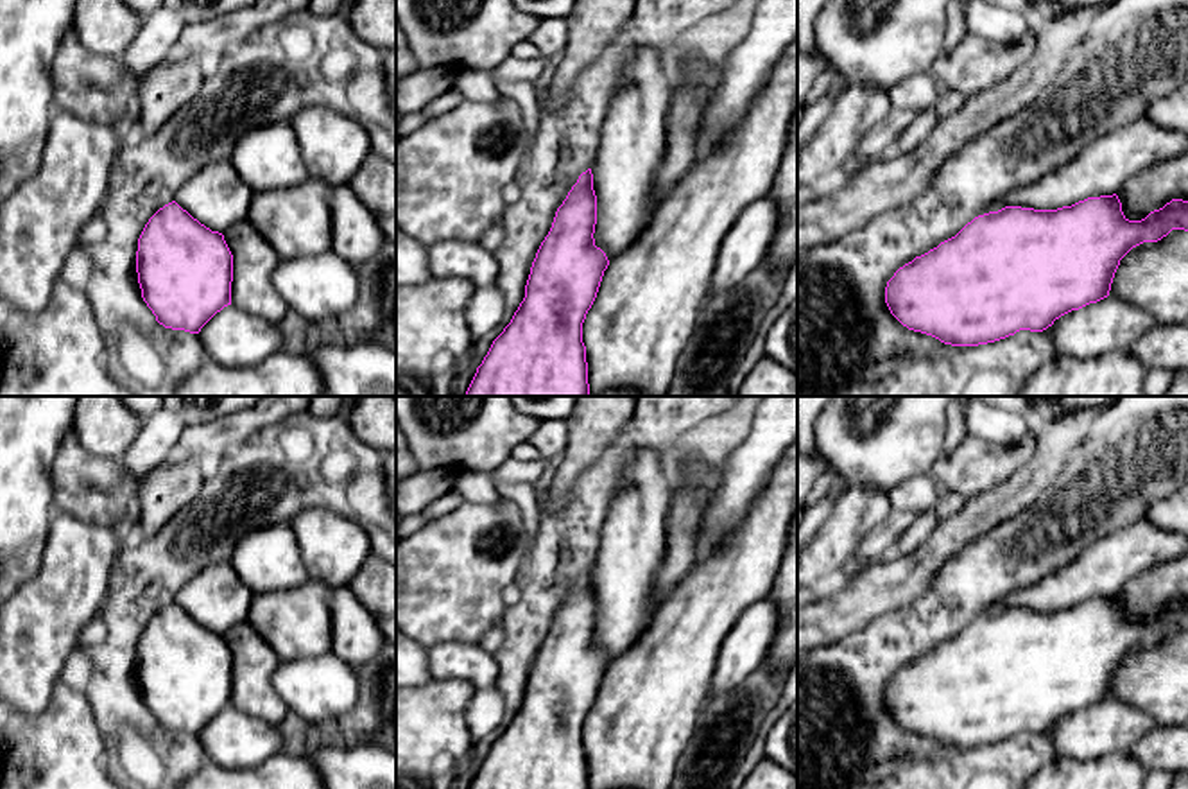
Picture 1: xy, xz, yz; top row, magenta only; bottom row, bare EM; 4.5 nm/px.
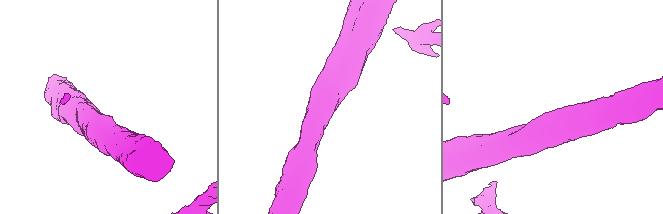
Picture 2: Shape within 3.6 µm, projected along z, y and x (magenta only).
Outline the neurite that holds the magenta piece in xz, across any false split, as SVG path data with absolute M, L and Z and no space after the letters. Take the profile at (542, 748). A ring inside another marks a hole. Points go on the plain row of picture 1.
M634 450L625 461L620 488L609 504L597 561L579 577L557 610L532 663L525 699L511 724L493 742L469 789L590 789L582 724L597 699L604 672L640 640L652 619L650 595L654 576L665 558L670 509L672 490L658 455L652 450Z

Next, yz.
M1145 518L1086 547L1072 563L1034 586L1014 592L1003 610L975 619L955 638L900 669L885 689L891 715L908 732L951 748L978 748L1020 732L1043 733L1061 717L1109 698L1120 662L1143 644L1158 644L1172 631L1188 633L1188 603L1172 601L1141 622L1129 622L1116 594L1131 577L1188 552L1188 538Z

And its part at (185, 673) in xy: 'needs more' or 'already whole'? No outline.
needs more

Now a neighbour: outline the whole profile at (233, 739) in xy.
M233 707L217 714L197 735L206 759L228 769L260 766L283 753L283 735L278 726Z

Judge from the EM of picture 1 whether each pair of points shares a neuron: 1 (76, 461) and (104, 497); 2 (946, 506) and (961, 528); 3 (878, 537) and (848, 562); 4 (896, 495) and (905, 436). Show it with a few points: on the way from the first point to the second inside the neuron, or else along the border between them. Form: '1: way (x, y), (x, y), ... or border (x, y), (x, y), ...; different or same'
1: way (77, 470), (95, 488); same
2: border (964, 501), (952, 515), (939, 522); different
3: way (871, 544), (855, 560); same
4: border (929, 472), (918, 472), (889, 490); different

